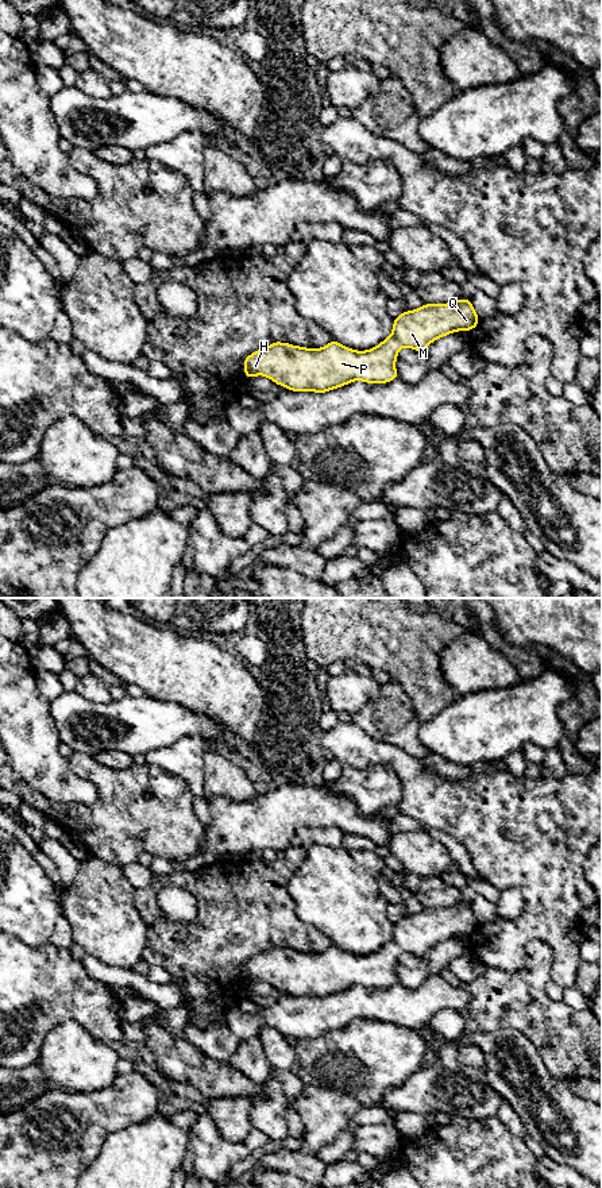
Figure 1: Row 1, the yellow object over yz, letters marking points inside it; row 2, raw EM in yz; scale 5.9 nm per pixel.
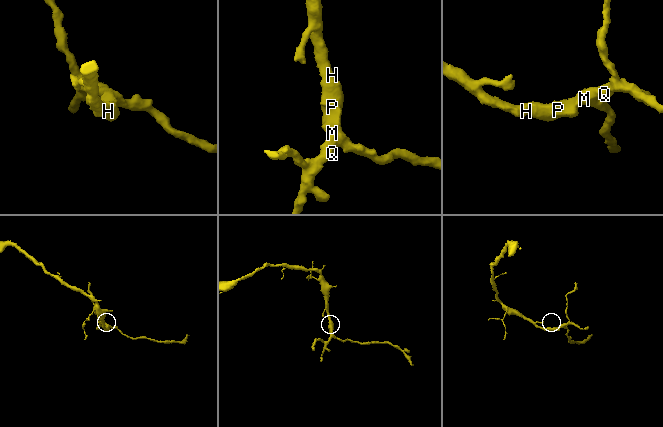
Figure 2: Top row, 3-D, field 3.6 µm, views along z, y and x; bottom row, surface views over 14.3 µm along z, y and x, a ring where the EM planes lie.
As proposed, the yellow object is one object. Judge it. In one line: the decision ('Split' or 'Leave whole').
Leave whole

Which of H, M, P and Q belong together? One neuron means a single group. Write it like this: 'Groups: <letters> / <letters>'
Groups: H M P Q

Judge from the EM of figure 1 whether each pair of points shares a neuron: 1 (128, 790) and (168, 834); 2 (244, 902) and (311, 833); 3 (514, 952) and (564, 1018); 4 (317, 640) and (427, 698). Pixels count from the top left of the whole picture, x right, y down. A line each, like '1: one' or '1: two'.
1: one
2: one
3: two
4: one

